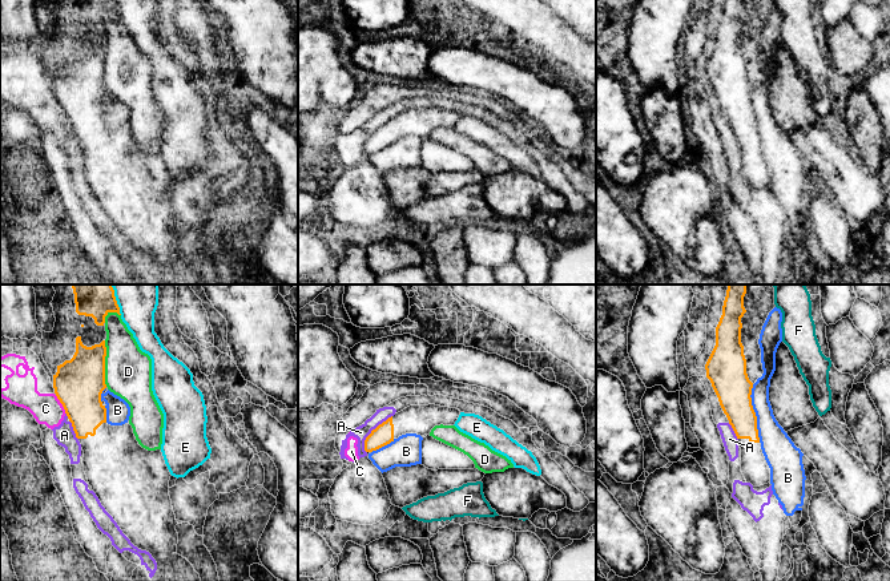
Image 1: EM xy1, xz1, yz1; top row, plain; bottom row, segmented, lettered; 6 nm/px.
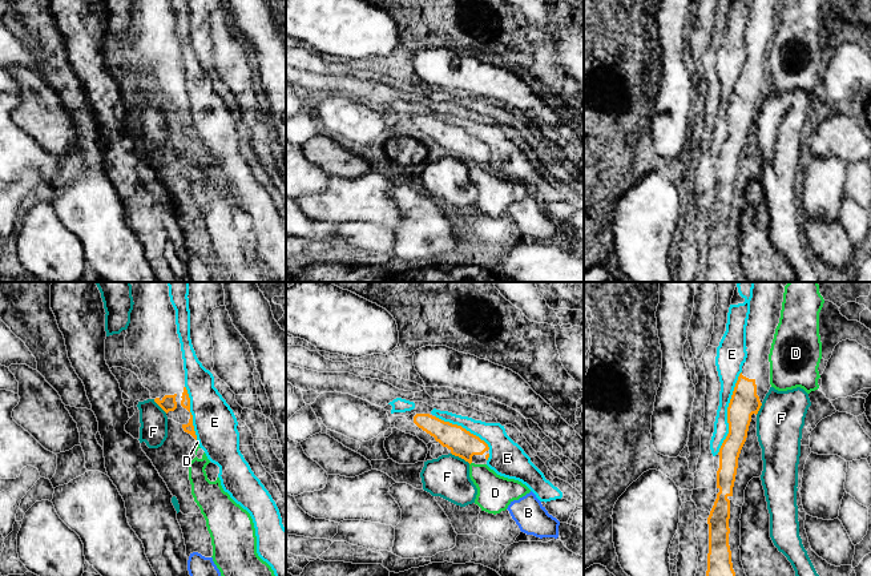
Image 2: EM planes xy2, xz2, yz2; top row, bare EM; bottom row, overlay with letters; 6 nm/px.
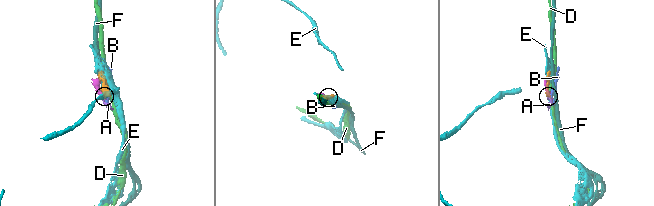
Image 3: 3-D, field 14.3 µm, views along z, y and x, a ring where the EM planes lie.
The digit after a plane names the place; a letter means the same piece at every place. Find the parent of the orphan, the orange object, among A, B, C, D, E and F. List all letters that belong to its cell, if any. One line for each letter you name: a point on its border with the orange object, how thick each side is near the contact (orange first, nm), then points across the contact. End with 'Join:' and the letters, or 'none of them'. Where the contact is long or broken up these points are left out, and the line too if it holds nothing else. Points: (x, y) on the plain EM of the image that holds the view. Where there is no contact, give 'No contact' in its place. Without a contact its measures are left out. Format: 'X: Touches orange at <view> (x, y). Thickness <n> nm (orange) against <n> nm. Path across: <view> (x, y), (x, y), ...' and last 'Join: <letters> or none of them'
Join: none of them

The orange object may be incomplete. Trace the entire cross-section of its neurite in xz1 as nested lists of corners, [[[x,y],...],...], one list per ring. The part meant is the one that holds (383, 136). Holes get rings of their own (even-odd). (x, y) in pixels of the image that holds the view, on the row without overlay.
[[[435,106],[410,108],[379,126],[365,142],[365,153],[376,153],[402,137],[430,137],[435,128],[454,128],[460,113]]]

